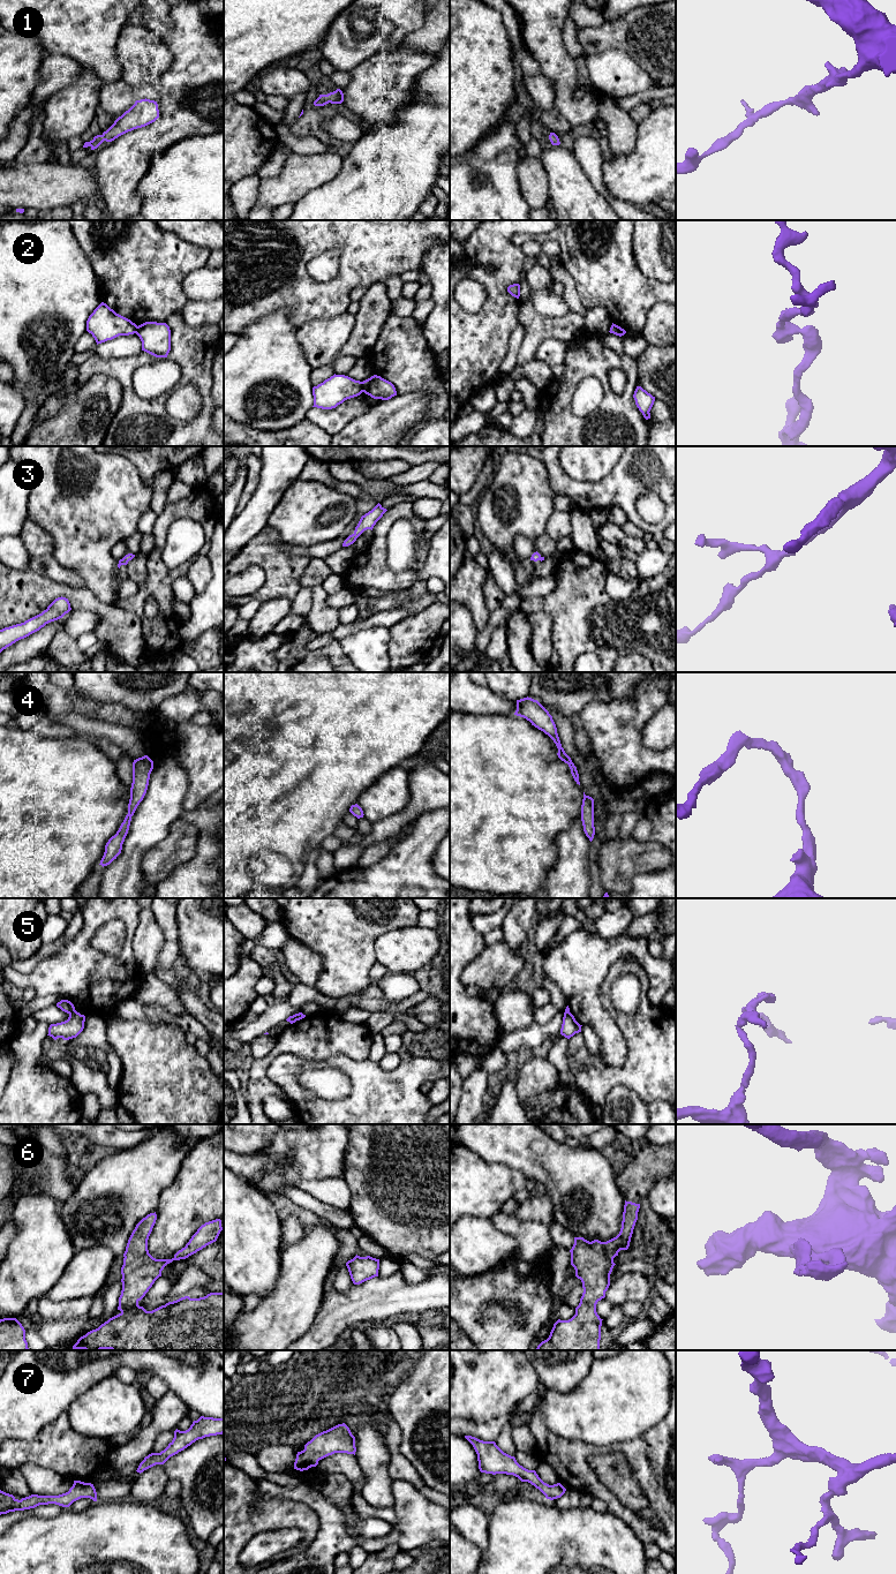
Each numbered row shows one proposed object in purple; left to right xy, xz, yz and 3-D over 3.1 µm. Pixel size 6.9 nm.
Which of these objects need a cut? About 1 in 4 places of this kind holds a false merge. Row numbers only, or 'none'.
2, 5

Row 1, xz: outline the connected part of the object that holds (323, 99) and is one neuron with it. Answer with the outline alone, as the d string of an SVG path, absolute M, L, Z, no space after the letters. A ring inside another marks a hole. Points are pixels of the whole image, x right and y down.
M340 89L327 95L319 95L319 97L314 101L315 106L324 106L329 103L341 104L344 101L344 93Z

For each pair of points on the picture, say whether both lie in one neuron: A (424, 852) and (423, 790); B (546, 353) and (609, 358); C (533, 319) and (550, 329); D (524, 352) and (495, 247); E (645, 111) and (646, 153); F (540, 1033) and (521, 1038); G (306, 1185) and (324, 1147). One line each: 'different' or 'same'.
A: different
B: different
C: same
D: different
E: different
F: same
G: different

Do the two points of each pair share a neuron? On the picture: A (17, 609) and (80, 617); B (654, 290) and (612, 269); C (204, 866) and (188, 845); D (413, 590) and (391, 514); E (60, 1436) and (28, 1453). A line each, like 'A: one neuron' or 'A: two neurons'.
A: two neurons
B: one neuron
C: two neurons
D: two neurons
E: one neuron

